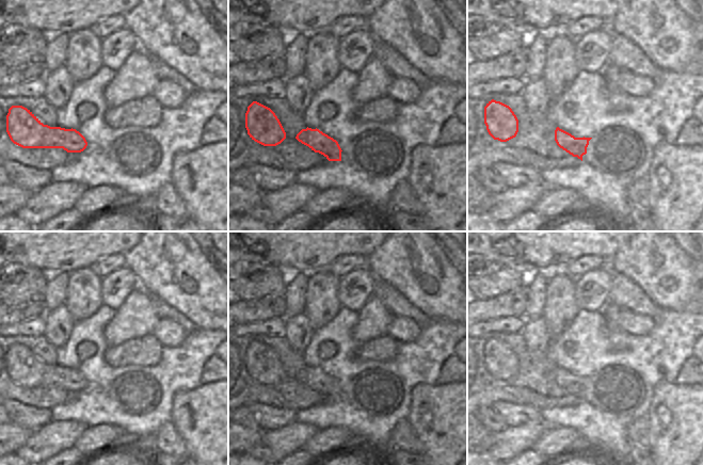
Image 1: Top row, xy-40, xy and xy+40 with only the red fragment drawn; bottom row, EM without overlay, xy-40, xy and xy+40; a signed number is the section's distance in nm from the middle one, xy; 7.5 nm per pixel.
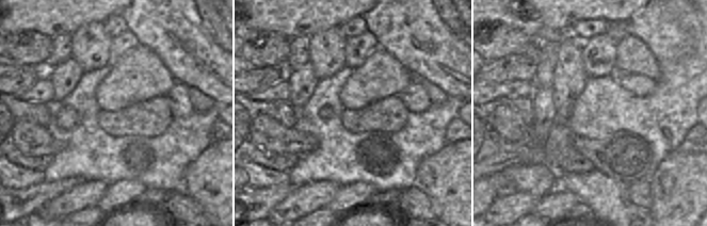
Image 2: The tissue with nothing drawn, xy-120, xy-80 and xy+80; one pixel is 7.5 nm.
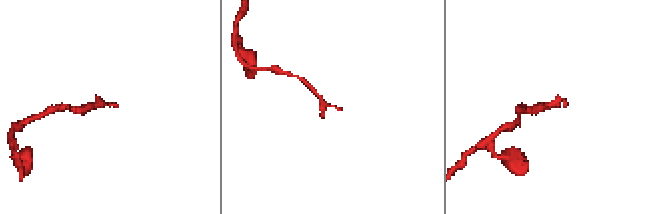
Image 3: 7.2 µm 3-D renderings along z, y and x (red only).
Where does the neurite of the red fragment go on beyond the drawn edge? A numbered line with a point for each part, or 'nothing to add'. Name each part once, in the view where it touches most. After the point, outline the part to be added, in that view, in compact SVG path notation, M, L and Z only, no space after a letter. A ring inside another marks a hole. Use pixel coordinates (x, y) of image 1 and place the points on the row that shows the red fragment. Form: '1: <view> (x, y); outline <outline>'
1: xy+40 (565, 125); outline M568 118L566 121L562 121L561 126L559 128L571 133L575 138L584 138L581 134L577 132L577 129L572 126L572 122L570 118Z

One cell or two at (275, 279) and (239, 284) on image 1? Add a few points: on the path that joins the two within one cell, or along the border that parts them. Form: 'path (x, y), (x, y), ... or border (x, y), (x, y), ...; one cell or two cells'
path (267, 279), (248, 282); one cell

